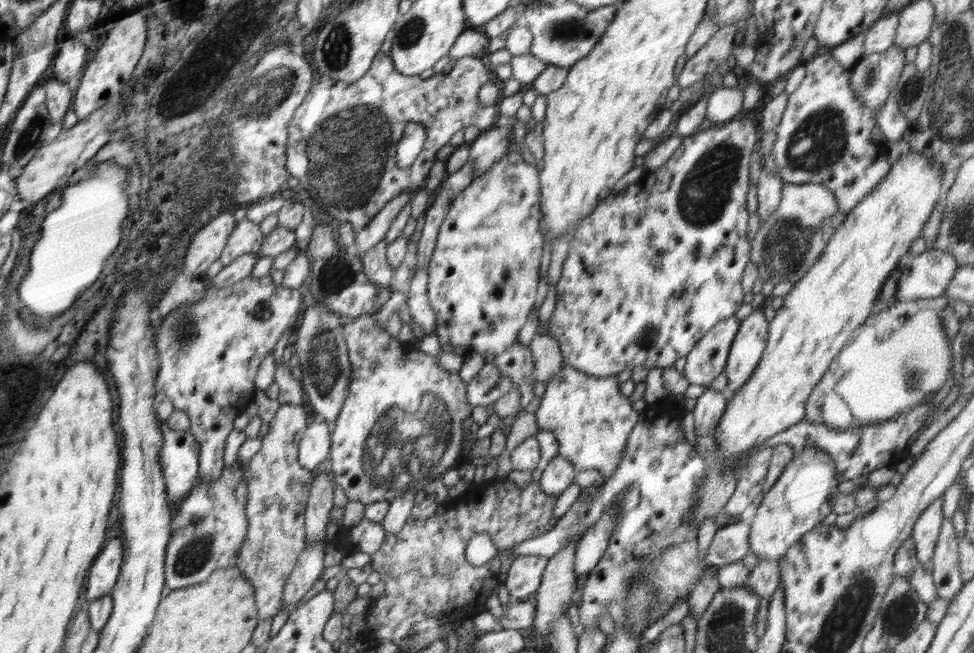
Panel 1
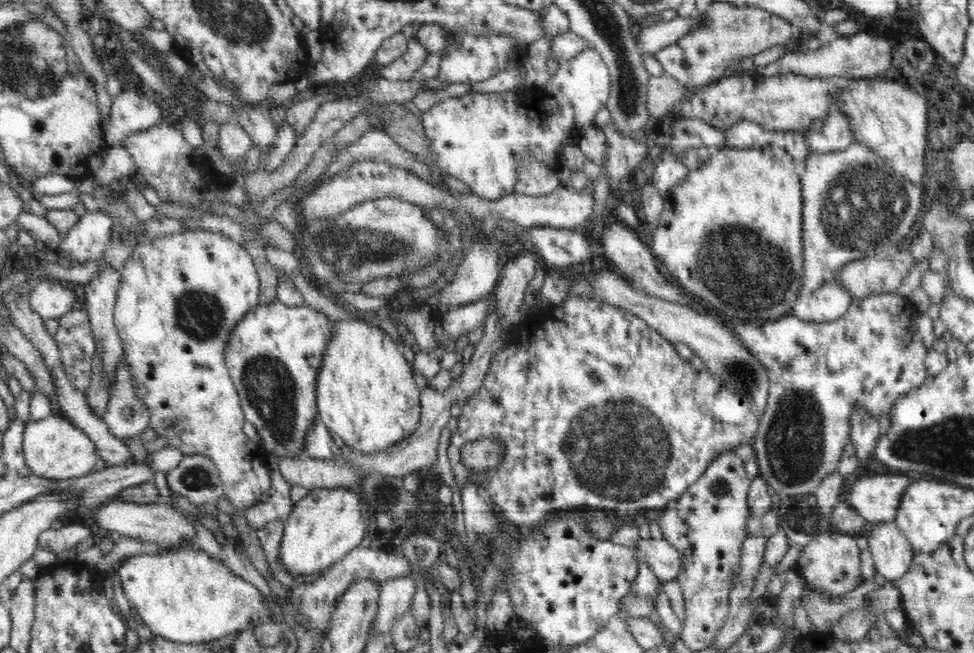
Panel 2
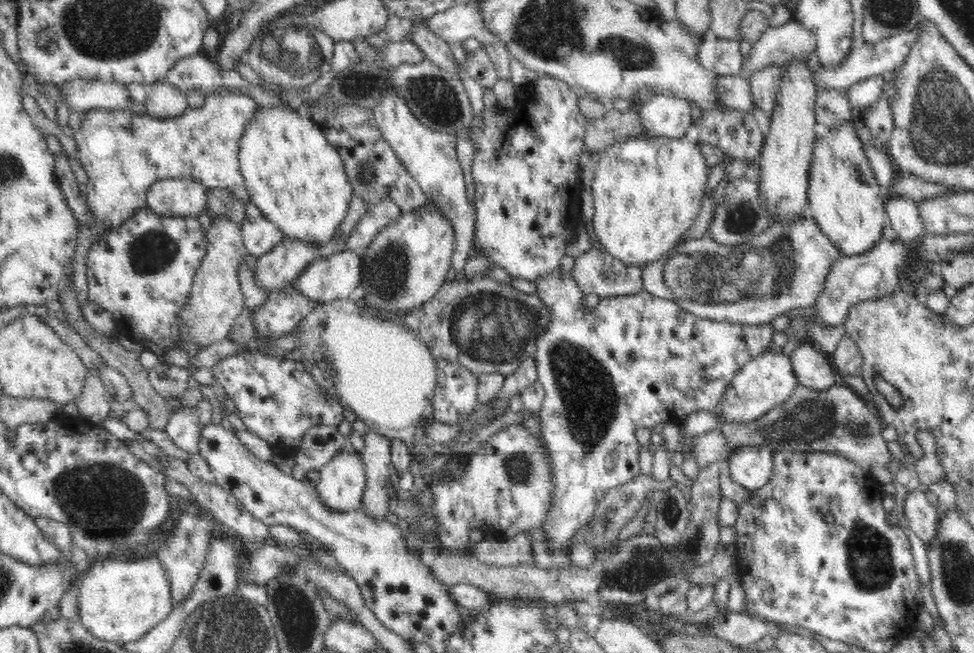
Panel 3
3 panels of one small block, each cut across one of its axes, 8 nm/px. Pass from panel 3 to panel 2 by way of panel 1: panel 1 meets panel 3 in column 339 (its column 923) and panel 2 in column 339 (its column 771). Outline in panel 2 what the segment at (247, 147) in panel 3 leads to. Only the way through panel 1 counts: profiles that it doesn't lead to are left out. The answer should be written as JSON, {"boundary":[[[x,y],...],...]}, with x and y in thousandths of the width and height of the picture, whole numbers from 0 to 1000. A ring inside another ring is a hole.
{"boundary":[[[374,492],[344,493],[344,508],[333,533],[331,564],[324,579],[324,622],[335,655],[348,668],[354,683],[369,695],[386,695],[417,674],[417,668],[423,668],[431,649],[431,605],[424,564],[415,548],[412,525],[407,527],[393,505]]]}

